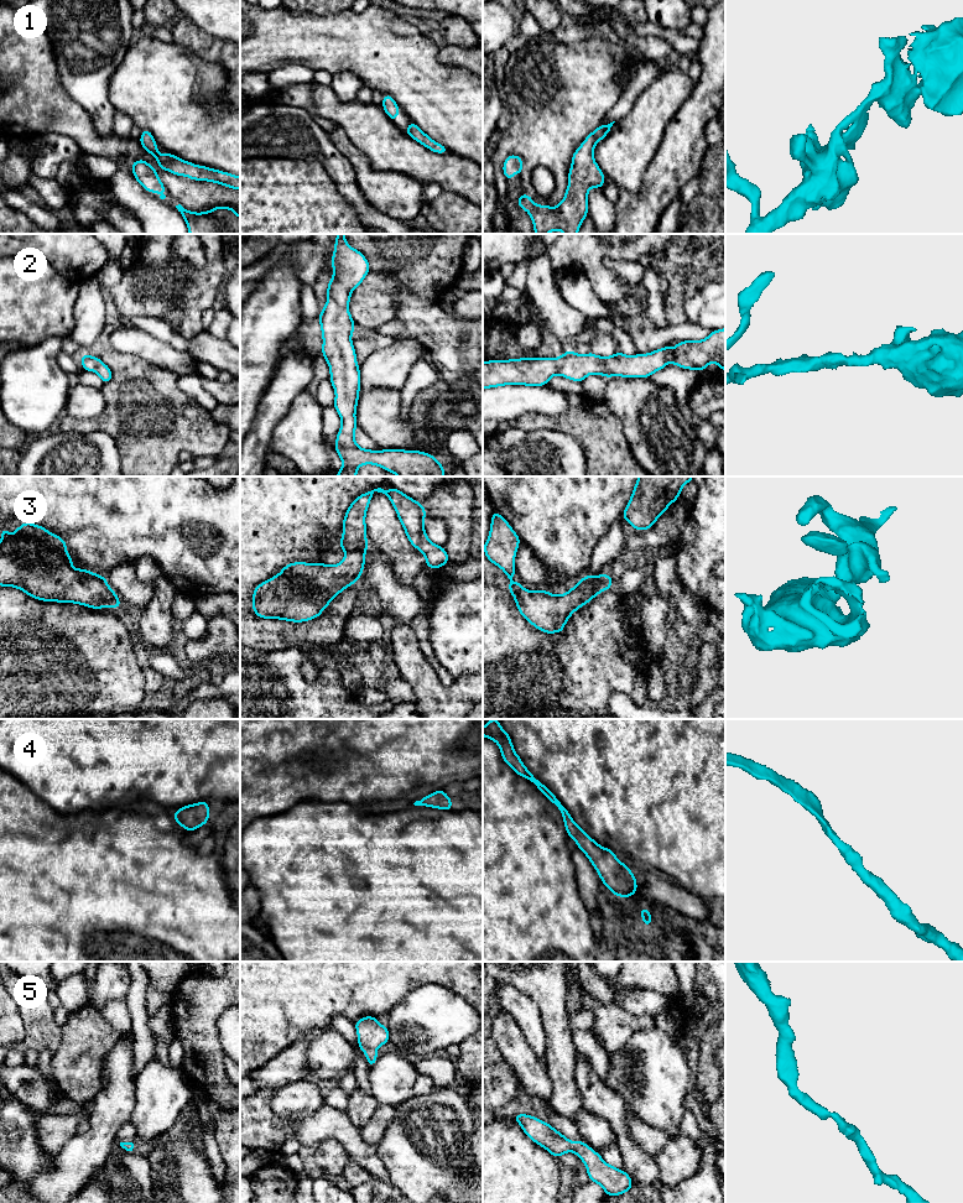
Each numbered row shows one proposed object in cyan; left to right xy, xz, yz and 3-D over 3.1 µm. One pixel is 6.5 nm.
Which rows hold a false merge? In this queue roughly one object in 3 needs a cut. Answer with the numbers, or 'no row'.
no row

